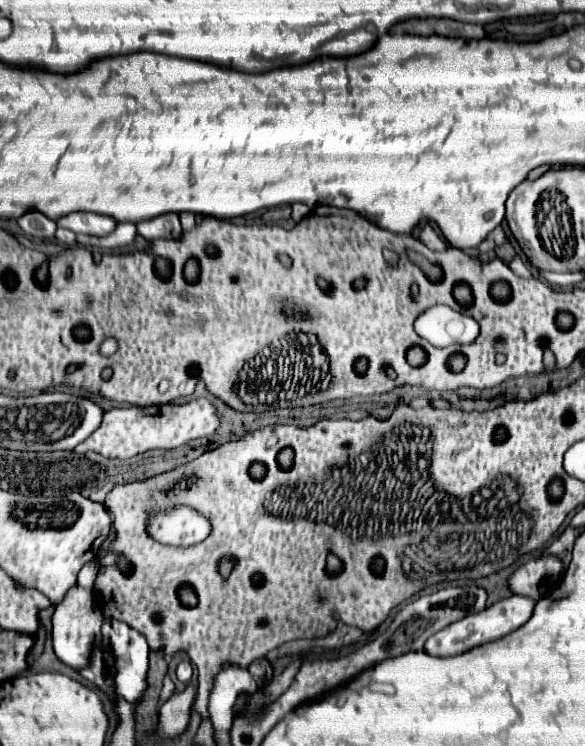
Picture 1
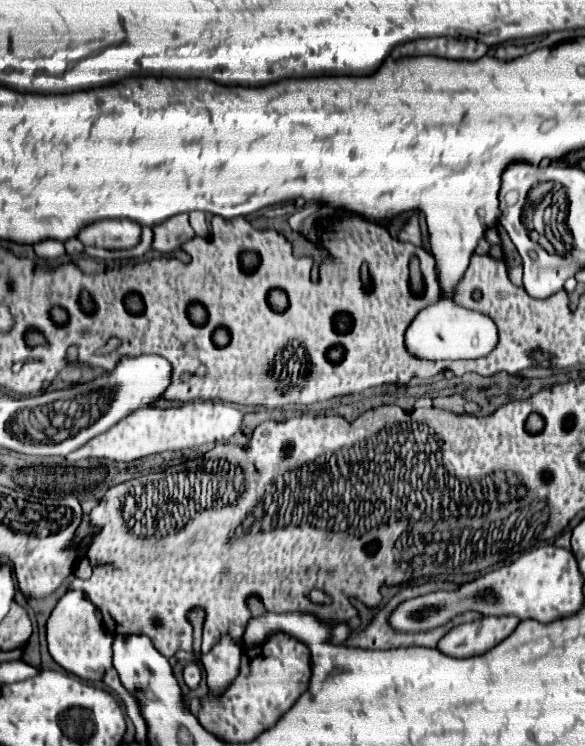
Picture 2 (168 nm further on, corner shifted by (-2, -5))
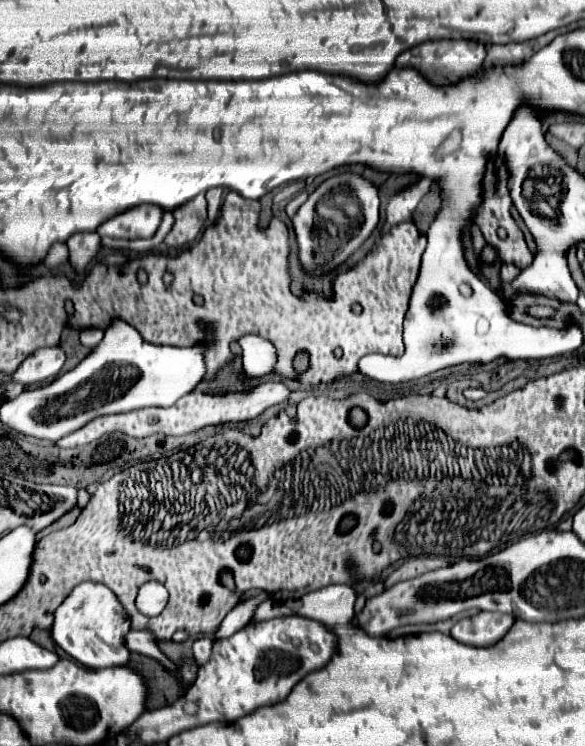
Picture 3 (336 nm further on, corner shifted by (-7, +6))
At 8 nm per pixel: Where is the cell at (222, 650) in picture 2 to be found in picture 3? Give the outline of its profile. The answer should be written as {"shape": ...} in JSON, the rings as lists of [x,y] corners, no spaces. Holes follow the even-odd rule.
{"shape":[[[261,594],[257,598],[251,598],[251,600],[245,600],[241,604],[237,604],[227,616],[225,620],[221,622],[221,626],[217,628],[215,632],[215,640],[221,640],[221,636],[233,636],[233,632],[237,632],[237,628],[245,628],[245,624],[249,624],[251,616],[253,616],[253,610],[259,602],[263,602],[267,598],[267,594]]]}

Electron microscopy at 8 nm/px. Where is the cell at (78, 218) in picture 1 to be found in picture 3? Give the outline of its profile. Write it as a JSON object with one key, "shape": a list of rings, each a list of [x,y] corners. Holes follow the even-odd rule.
{"shape":[[[139,204],[137,208],[129,208],[117,216],[111,216],[105,220],[99,228],[99,236],[111,236],[111,238],[149,238],[153,232],[157,232],[161,222],[163,210],[155,204]]]}

